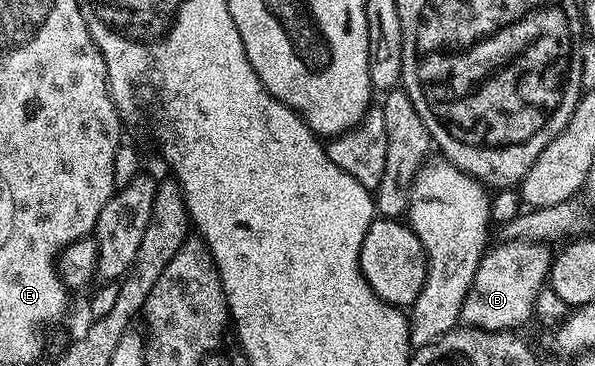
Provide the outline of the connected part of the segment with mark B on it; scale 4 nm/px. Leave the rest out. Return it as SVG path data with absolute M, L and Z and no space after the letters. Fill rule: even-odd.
M503 242L499 246L492 245L484 254L477 268L477 276L473 276L473 284L465 296L462 321L478 330L510 330L518 331L527 321L532 321L535 312L535 301L545 289L551 273L553 250L542 242Z

